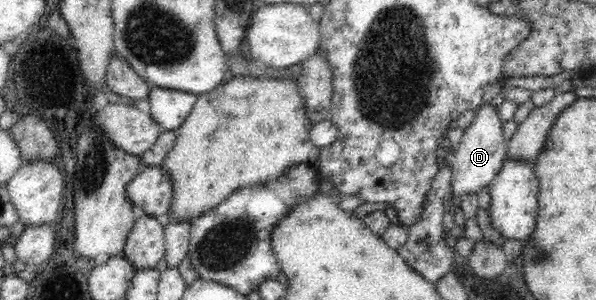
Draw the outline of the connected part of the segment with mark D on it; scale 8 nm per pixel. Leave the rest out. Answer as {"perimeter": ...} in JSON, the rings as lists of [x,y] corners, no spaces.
{"perimeter":[[[481,104],[477,109],[477,116],[472,120],[471,125],[465,129],[457,149],[454,151],[453,180],[451,180],[451,199],[453,207],[460,208],[462,199],[469,194],[476,194],[481,189],[486,188],[498,174],[498,170],[507,160],[507,148],[509,141],[504,138],[503,124],[497,114],[497,109],[489,104]]]}

